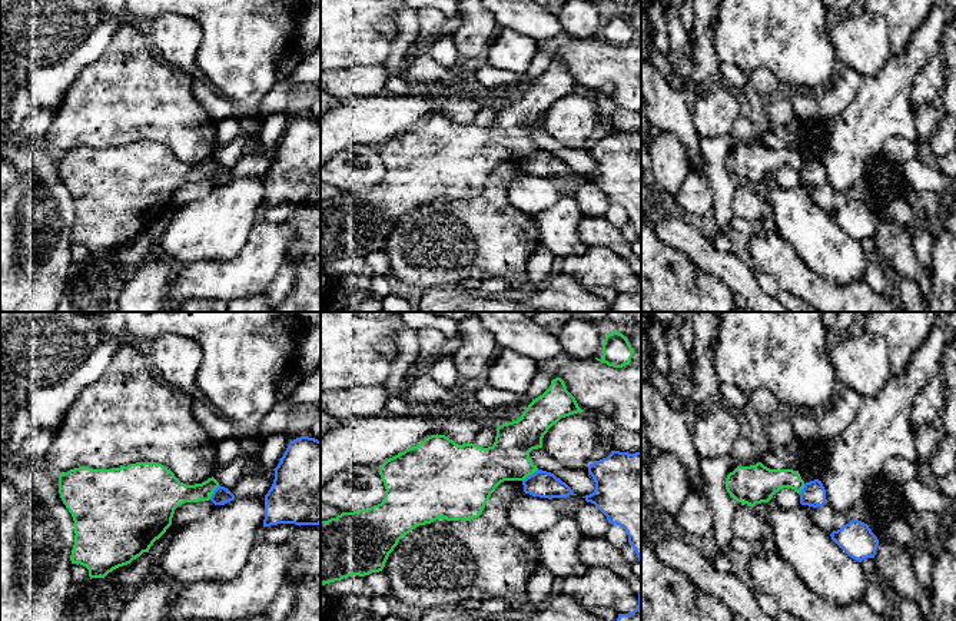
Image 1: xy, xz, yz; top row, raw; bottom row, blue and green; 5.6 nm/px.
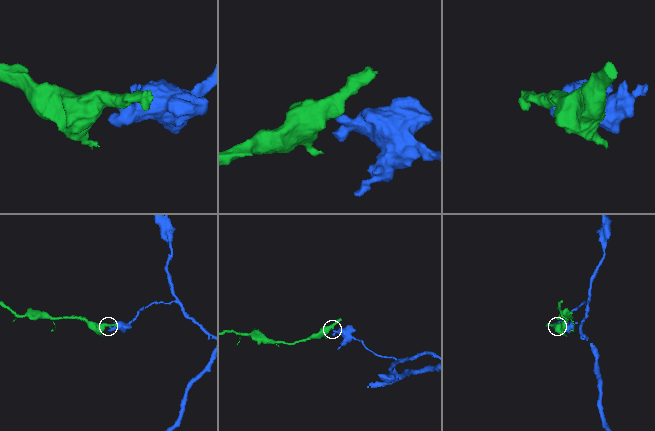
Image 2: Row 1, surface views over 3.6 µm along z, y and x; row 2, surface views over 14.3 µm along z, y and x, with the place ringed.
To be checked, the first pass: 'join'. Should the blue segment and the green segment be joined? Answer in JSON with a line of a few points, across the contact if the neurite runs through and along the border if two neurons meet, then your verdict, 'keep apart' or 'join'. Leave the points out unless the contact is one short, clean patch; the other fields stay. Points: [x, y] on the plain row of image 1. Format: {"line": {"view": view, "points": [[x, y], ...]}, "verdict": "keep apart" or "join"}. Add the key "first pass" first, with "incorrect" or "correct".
{"first pass": "incorrect", "line": {"view": "xz", "points": [[538, 149], [523, 160]]}, "verdict": "keep apart"}

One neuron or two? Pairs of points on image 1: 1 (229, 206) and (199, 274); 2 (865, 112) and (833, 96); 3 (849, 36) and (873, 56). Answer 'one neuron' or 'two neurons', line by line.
1: two neurons
2: two neurons
3: one neuron

